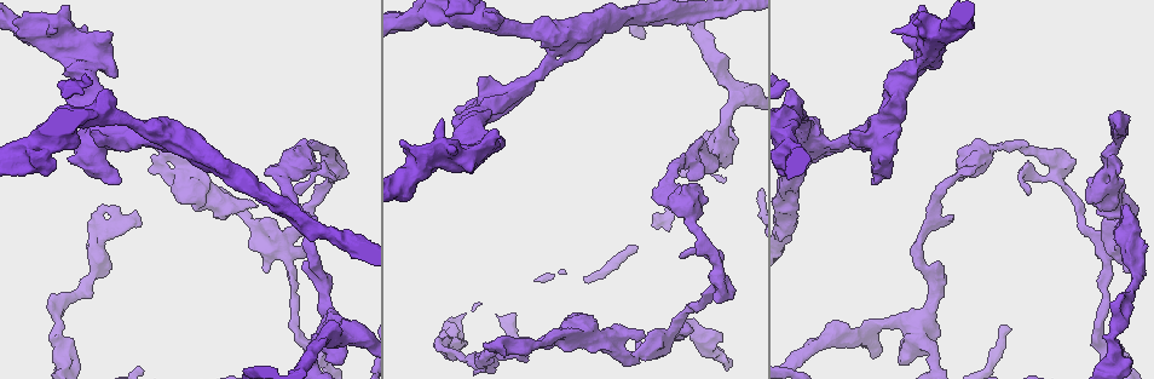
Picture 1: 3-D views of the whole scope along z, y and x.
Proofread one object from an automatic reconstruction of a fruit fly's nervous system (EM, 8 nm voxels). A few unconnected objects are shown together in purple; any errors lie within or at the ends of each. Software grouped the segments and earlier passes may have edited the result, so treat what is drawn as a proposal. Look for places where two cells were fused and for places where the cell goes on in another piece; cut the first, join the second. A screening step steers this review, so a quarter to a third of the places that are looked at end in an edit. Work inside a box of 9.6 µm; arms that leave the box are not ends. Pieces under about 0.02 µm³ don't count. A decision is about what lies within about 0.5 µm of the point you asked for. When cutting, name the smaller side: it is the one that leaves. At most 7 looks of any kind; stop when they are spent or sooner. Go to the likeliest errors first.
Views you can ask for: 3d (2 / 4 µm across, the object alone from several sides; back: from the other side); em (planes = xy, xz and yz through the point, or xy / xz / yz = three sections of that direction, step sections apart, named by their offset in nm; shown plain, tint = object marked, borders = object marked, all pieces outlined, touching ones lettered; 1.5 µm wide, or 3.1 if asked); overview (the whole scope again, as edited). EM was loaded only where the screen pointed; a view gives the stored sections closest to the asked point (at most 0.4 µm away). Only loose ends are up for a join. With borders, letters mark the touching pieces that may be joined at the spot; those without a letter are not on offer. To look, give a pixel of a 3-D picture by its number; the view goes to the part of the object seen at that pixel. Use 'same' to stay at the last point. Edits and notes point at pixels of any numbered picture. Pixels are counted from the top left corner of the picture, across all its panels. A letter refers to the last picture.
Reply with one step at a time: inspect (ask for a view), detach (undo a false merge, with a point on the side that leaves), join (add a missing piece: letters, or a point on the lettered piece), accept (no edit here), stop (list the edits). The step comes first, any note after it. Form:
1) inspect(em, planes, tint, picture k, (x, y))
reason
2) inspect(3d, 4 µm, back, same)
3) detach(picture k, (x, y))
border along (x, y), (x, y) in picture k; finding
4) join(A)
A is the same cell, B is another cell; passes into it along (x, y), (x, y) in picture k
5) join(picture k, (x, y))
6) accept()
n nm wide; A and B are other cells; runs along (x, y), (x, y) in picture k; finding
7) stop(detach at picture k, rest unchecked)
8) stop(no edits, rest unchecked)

inspect(em, xy, step 4, tint, picture 1, (893, 31))
stops while still wide

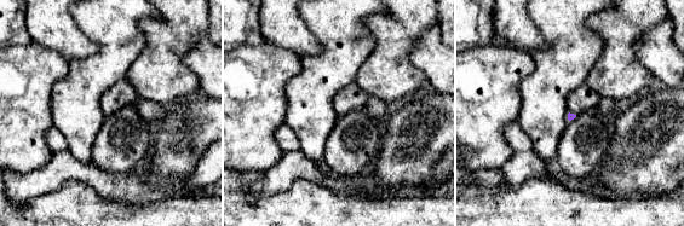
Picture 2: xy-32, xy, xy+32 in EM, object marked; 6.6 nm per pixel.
inspect(em, xz, step 4, borders, same)
another direction

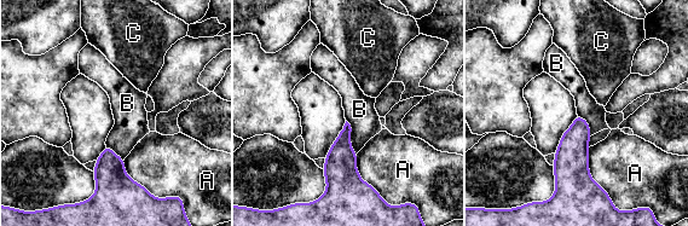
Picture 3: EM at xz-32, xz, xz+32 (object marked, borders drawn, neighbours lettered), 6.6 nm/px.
accept()
A, B and C are other cells; border along (346, 120), (356, 154) in picture 3; none of them fits

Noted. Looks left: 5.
inspect(em, planes, borders, picture 1, (685, 254))

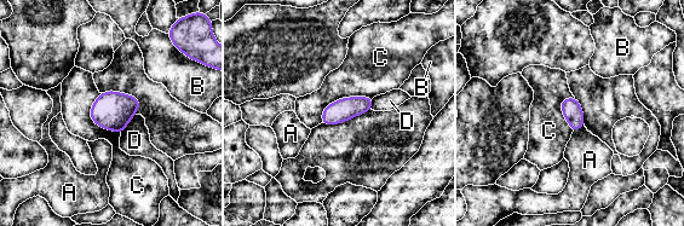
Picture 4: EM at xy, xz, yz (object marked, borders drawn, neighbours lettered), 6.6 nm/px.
accept()
C touches over 380 nm; A, B, C and D are other cells; border along (372, 97), (342, 97), (321, 122) in picture 4; no lettered piece goes on from it

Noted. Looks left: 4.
inspect(em, yz, step 4, borders, picture 1, (119, 182))
stops while still wide

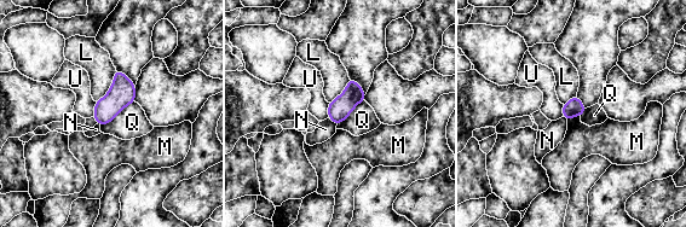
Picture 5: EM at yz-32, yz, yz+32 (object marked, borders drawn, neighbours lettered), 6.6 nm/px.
inspect(em, planes, borders, same)

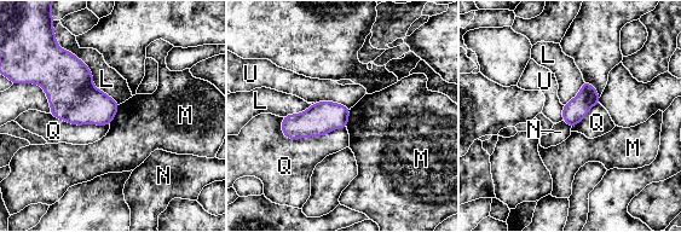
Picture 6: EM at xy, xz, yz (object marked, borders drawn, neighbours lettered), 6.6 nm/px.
accept()
L touches over 550 nm; L, M, N, Q and U are other cells; border along (120, 104), (110, 125) in picture 6; no lettered piece goes on from it

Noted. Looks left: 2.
stop(no edits, rest unchecked)

